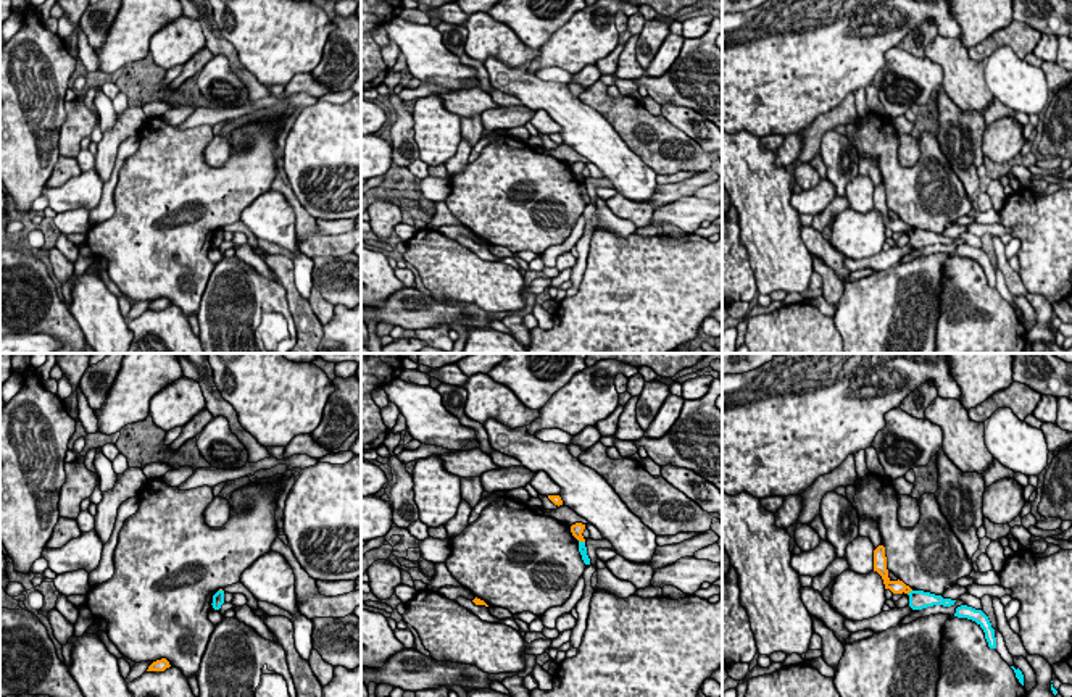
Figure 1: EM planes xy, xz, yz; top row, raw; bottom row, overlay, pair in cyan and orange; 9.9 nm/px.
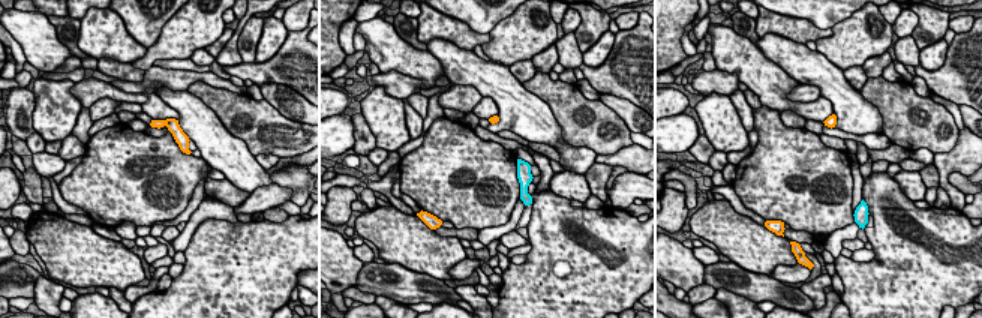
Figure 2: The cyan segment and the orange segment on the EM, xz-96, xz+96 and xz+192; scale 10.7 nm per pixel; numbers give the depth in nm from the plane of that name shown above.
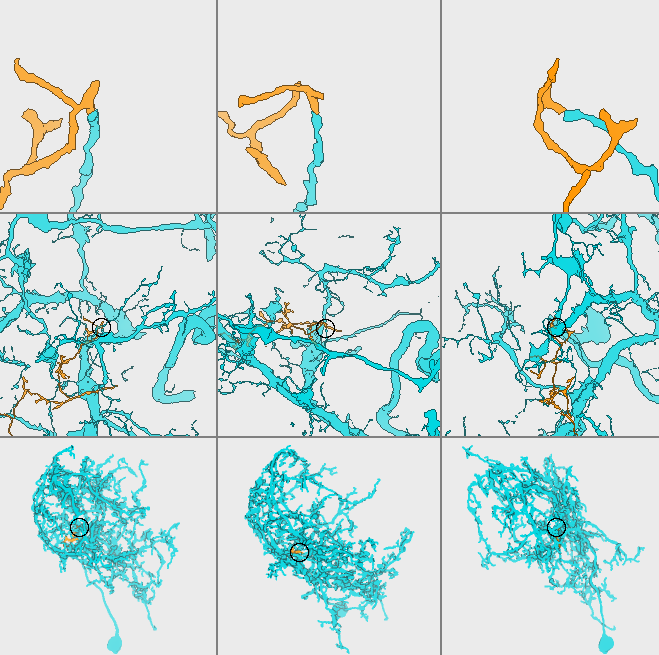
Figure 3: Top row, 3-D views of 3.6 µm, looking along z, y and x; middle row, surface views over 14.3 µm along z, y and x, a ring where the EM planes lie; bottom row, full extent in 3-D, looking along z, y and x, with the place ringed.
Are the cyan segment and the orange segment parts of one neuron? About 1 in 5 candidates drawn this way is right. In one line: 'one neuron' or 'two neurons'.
two neurons

